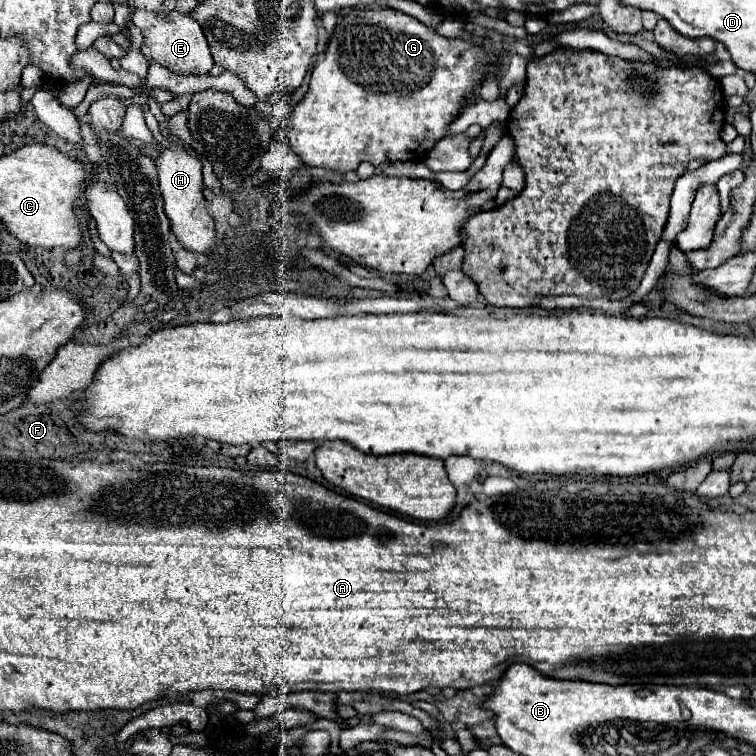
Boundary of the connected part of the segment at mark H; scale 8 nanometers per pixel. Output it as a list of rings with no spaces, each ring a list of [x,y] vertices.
[[[170,142],[170,148],[164,148],[160,156],[156,158],[156,168],[158,168],[158,180],[160,180],[160,192],[164,196],[164,206],[166,206],[166,216],[172,222],[172,230],[176,238],[182,242],[182,246],[190,252],[196,254],[206,254],[212,250],[214,240],[216,240],[216,222],[208,214],[204,206],[204,196],[202,196],[202,164],[194,156],[190,148],[180,148]]]

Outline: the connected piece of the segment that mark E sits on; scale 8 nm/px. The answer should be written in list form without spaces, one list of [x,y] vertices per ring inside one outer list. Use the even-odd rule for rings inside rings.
[[[136,10],[132,14],[132,22],[144,34],[142,54],[148,62],[158,62],[160,66],[168,68],[176,76],[178,74],[182,74],[182,76],[188,76],[188,74],[206,76],[210,72],[210,68],[214,66],[210,46],[202,34],[202,28],[190,14],[166,12],[166,18],[158,18],[158,12]]]

